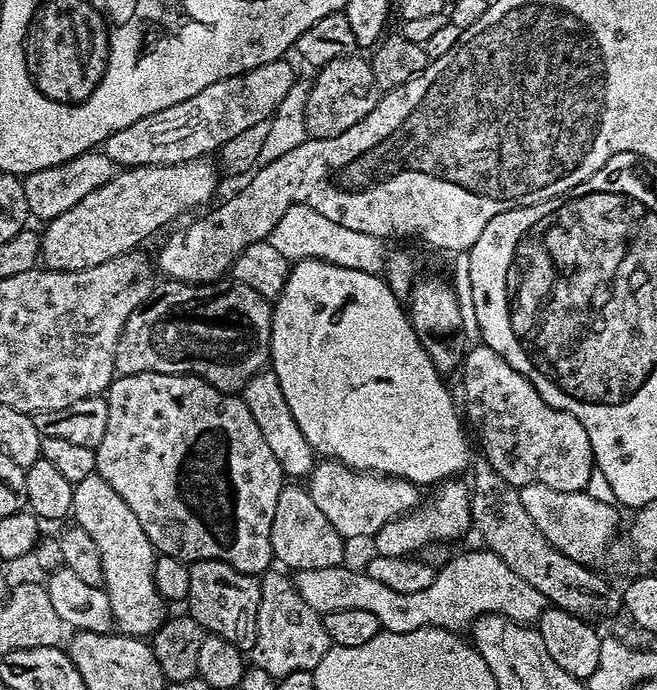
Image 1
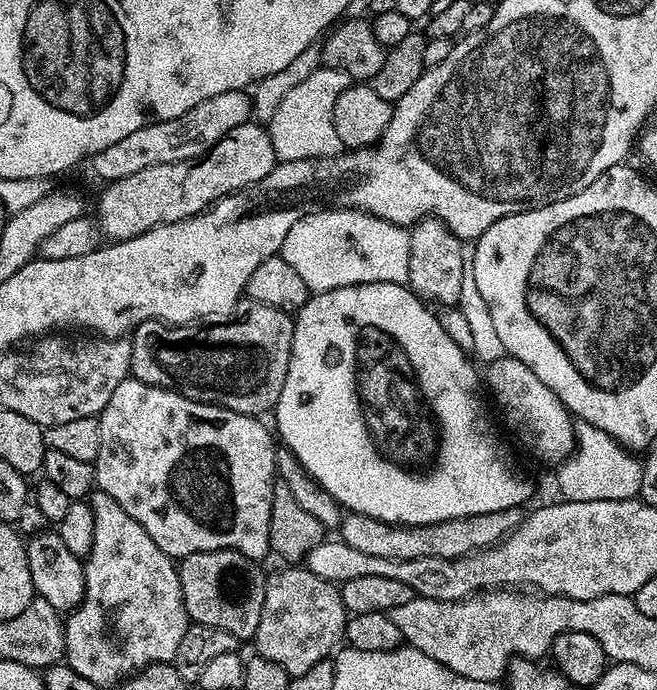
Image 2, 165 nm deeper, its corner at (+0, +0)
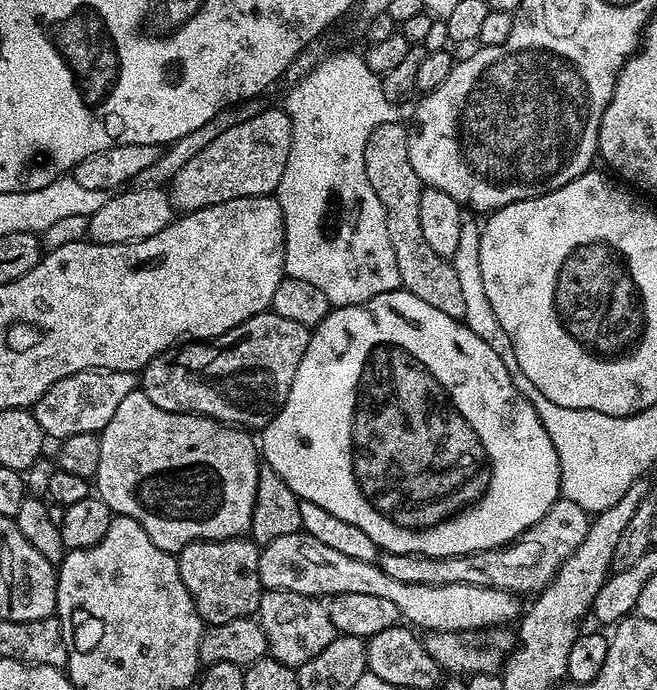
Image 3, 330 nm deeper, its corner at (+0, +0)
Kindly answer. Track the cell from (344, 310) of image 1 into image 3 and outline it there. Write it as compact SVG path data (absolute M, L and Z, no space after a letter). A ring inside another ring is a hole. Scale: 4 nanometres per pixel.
M397 290L378 294L374 298L370 298L366 304L332 308L326 314L326 318L322 318L322 322L311 329L311 334L310 342L306 346L306 354L302 354L302 362L298 362L298 374L294 374L294 386L290 386L290 394L286 398L282 410L278 410L278 414L258 436L258 448L262 453L263 463L272 467L274 474L278 474L278 478L282 478L282 482L286 482L286 486L290 486L290 490L294 490L294 494L300 501L314 502L314 506L322 506L322 510L334 514L334 518L342 518L342 522L350 522L350 526L358 526L358 530L362 530L362 534L368 535L370 542L374 542L380 552L393 552L399 556L414 554L415 556L446 558L447 556L465 556L471 552L501 548L503 544L519 540L527 528L534 526L534 522L541 520L550 510L550 506L554 506L554 502L561 499L558 450L554 450L554 442L550 442L550 434L546 430L546 426L542 426L542 422L538 418L538 410L534 410L534 406L521 394L518 386L514 386L514 382L510 378L510 370L506 370L506 362L502 362L502 358L498 358L498 354L494 354L494 350L490 350L490 346L486 346L486 342L482 342L482 338L478 338L478 334L474 334L474 330L467 328L461 321L450 318L450 314L442 314L442 310L434 310L434 306L422 302L422 298L414 298L414 294Z

